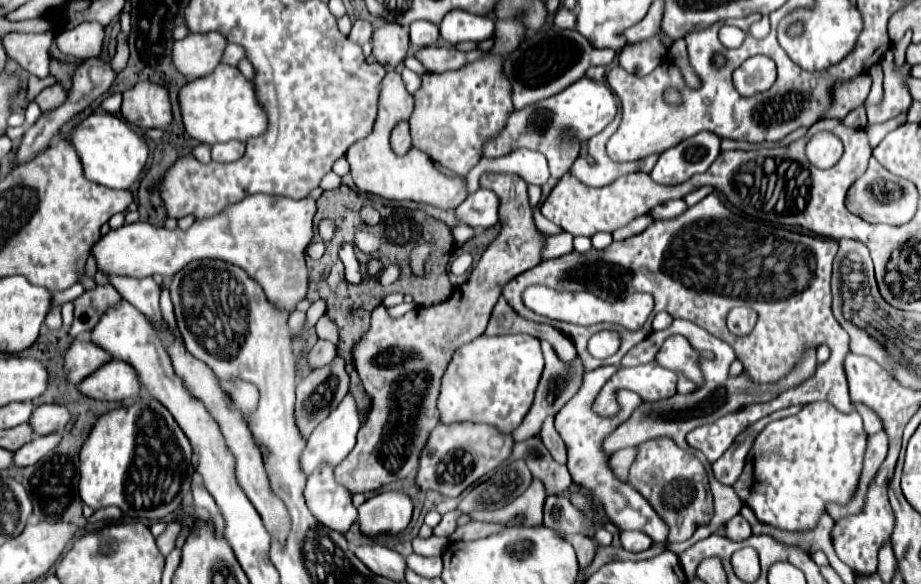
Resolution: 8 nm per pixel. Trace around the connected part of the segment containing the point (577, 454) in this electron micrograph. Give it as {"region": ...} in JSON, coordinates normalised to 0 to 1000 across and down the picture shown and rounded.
{"region":[[[654,627],[654,630],[647,630],[645,637],[634,640],[628,673],[623,682],[619,682],[615,688],[615,695],[604,709],[604,736],[610,747],[615,771],[617,771],[615,798],[621,815],[621,825],[630,839],[634,839],[634,849],[638,853],[643,870],[654,873],[656,884],[664,897],[669,897],[673,908],[695,908],[695,911],[704,914],[712,932],[721,932],[723,918],[725,918],[723,897],[710,877],[710,870],[704,863],[704,856],[684,832],[684,825],[675,825],[667,815],[664,801],[660,798],[664,777],[658,777],[658,771],[654,767],[656,750],[660,750],[675,723],[680,723],[684,716],[684,709],[686,709],[684,699],[682,699],[682,705],[673,705],[667,716],[651,716],[645,705],[641,705],[641,692],[644,692],[649,671],[670,634],[668,627]]]}

